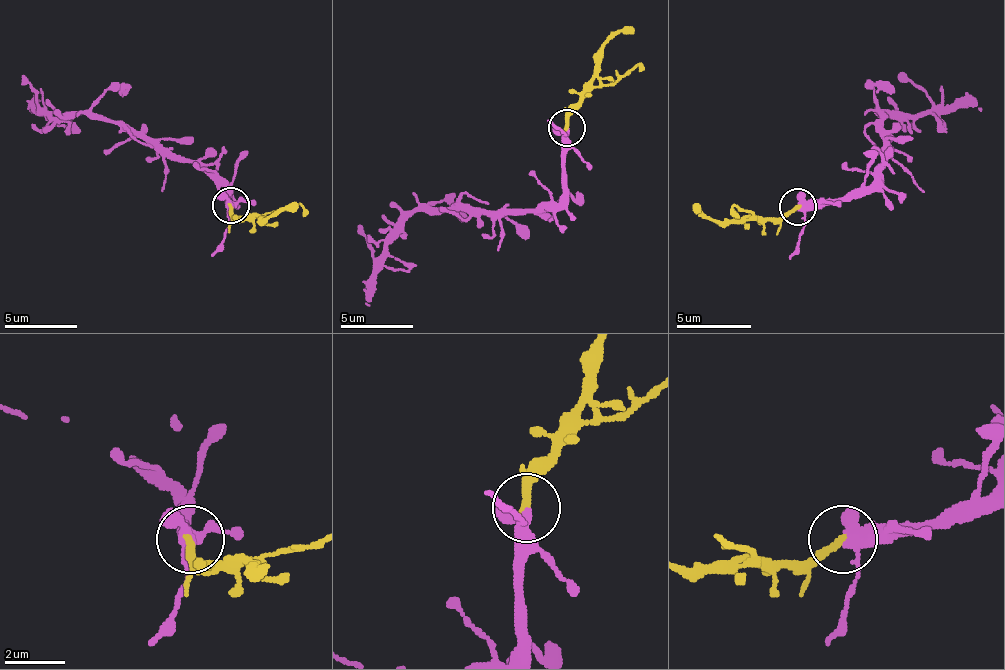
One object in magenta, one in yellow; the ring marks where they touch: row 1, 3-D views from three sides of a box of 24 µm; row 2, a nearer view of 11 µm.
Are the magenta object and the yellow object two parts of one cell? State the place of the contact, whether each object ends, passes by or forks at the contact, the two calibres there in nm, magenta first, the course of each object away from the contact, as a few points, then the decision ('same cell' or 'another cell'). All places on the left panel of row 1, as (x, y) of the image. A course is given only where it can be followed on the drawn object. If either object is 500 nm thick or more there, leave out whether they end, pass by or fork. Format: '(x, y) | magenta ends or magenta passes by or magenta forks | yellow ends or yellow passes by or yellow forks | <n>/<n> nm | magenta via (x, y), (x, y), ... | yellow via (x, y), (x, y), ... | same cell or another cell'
(231, 205) | magenta forks | yellow ends | 320/280 nm | magenta via (230, 204), (219, 179), (197, 165), (165, 157), (114, 121), (78, 114), (56, 118), (38, 107), (30, 114) | yellow via (230, 204), (237, 215), (259, 219), (299, 204) | same cell

